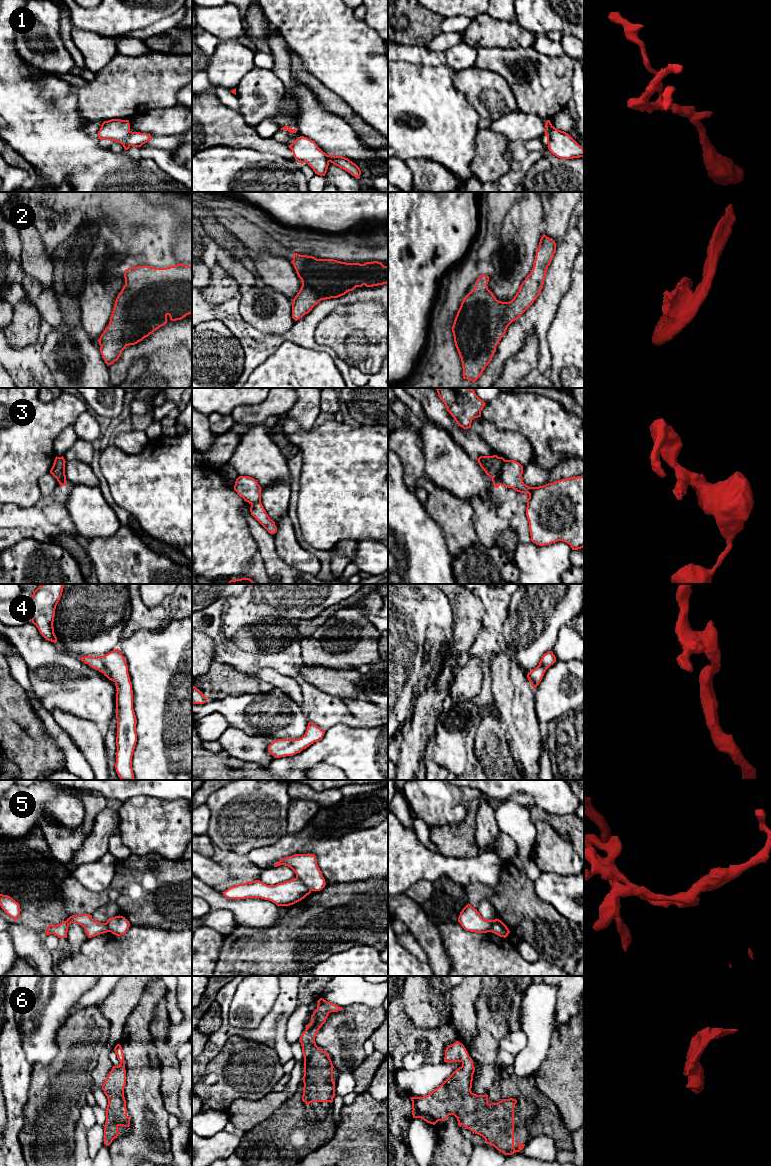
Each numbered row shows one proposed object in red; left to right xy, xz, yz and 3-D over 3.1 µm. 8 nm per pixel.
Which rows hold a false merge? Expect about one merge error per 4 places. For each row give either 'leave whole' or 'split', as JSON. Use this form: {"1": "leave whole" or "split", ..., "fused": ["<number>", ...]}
{"1": "leave whole", "2": "leave whole", "3": "split", "4": "leave whole", "5": "split", "6": "leave whole", "fused": ["3", "5"]}

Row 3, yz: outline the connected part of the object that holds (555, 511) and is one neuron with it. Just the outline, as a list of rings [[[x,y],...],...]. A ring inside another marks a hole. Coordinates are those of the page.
[[[505,460],[500,485],[520,493],[528,493],[526,516],[529,521],[531,541],[539,546],[563,541],[572,550],[584,547],[584,475],[573,476],[539,487],[529,487],[522,479],[523,466],[515,460]]]

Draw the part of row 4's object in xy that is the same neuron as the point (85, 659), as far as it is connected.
[[[119,649],[104,656],[84,656],[85,664],[103,673],[116,686],[116,763],[115,769],[121,780],[135,780],[132,768],[132,756],[137,742],[137,719],[133,709],[133,690],[128,666]]]

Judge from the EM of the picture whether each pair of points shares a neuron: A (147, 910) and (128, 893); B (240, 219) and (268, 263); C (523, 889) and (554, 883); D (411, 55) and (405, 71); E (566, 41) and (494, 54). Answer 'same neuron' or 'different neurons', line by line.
A: same neuron
B: different neurons
C: different neurons
D: different neurons
E: different neurons

